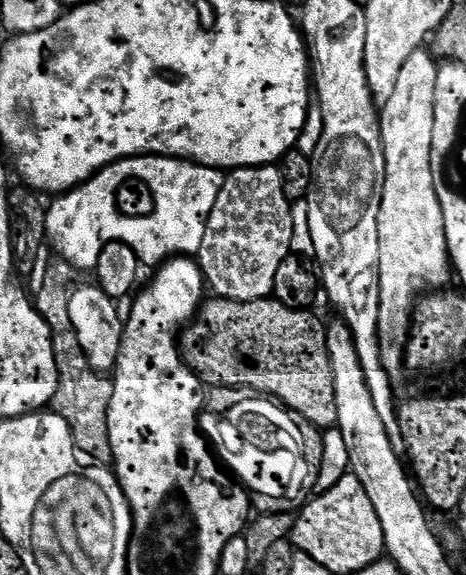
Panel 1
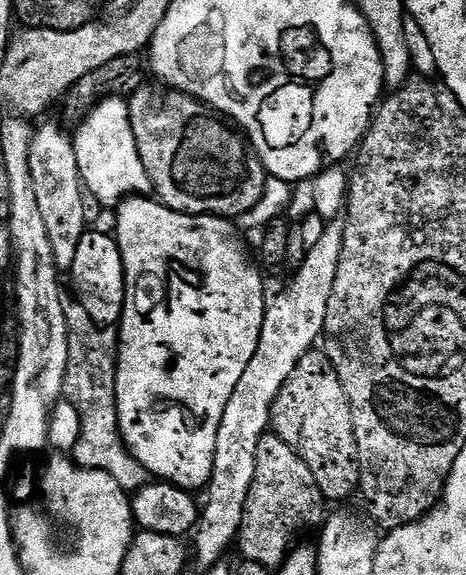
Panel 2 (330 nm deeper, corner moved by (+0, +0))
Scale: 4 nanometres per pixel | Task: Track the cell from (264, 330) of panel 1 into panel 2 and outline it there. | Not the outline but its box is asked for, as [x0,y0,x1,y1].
[270,351,360,501]

